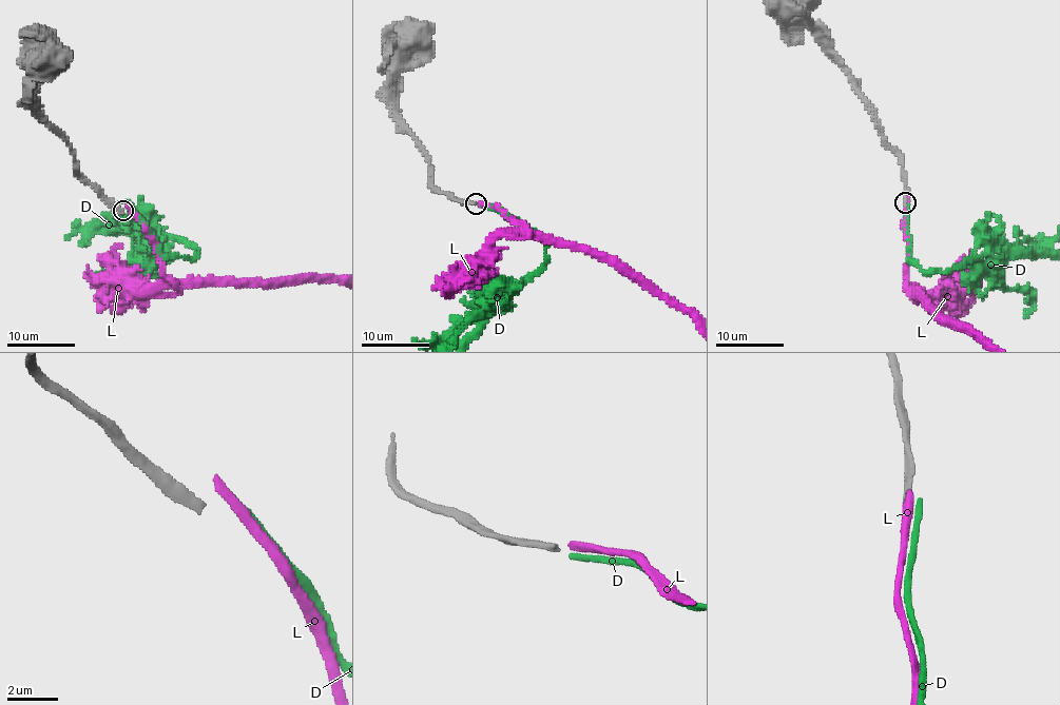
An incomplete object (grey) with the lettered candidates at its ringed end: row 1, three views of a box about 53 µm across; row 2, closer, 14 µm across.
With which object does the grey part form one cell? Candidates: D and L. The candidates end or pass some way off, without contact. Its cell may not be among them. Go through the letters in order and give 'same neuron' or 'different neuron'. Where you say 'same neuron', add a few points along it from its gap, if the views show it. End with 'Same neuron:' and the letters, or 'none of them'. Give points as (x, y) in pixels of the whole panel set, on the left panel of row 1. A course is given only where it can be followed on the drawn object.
D: different neuron
L: same neuron
Same neuron: L

